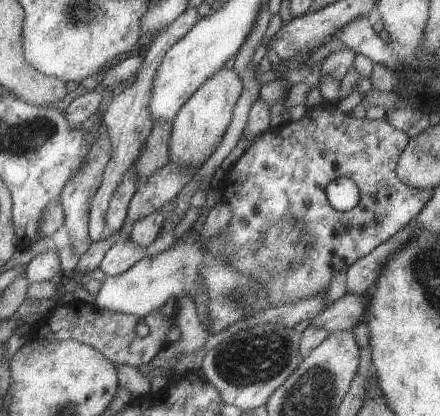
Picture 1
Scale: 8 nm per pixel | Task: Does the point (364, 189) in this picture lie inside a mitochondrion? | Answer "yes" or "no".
no

